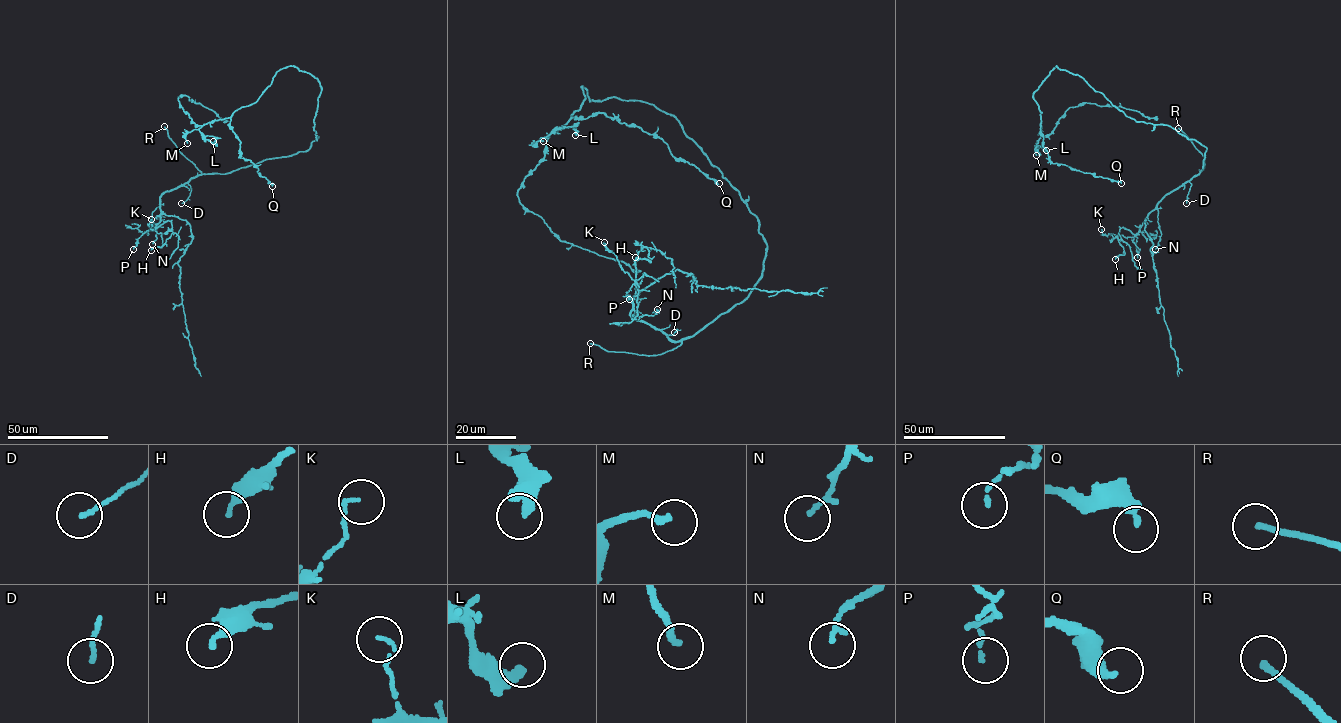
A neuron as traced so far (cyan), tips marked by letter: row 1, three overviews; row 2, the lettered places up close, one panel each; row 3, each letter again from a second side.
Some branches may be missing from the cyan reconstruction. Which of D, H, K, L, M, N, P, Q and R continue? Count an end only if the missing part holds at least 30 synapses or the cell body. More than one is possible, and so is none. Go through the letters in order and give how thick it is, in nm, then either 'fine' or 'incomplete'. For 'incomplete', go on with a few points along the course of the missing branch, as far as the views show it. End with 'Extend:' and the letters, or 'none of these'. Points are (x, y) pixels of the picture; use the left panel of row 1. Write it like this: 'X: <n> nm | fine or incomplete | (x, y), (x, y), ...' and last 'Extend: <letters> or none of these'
D: 110 nm | fine
H: 200 nm | fine
K: 90 nm | fine
L: 400 nm | fine
M: 190 nm | fine
N: 90 nm | fine
P: 100 nm | fine
Q: 280 nm | fine
R: 200 nm | incomplete | (164, 126), (134, 113), (111, 117)
Extend: R

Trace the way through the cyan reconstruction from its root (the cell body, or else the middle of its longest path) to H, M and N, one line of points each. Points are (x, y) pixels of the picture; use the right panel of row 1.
H: (1169, 126), (1206, 147), (1203, 168), (1166, 193), (1136, 234), (1121, 227), (1117, 239), (1124, 254), (1115, 259)
M: (1169, 126), (1130, 118), (1081, 77), (1055, 66), (1033, 95), (1041, 112), (1036, 155)
N: (1169, 126), (1188, 139), (1200, 142), (1206, 149), (1199, 173), (1166, 193), (1157, 204), (1161, 235), (1155, 249)

